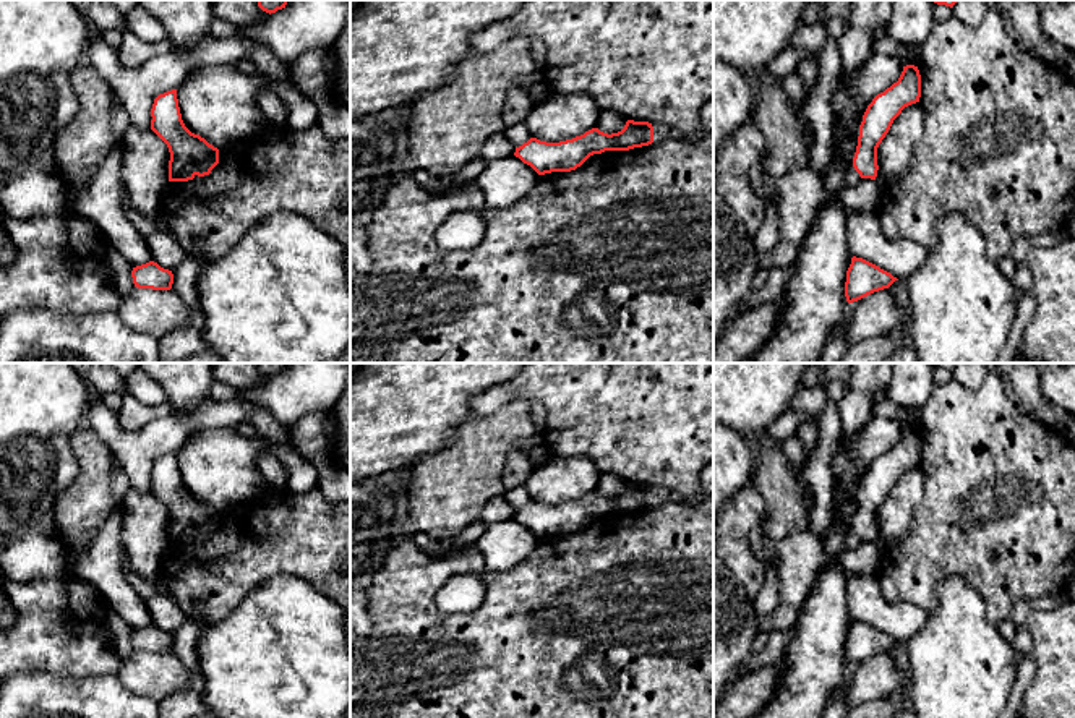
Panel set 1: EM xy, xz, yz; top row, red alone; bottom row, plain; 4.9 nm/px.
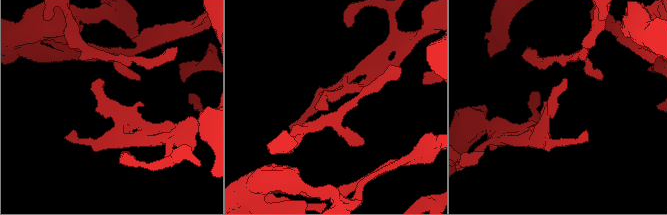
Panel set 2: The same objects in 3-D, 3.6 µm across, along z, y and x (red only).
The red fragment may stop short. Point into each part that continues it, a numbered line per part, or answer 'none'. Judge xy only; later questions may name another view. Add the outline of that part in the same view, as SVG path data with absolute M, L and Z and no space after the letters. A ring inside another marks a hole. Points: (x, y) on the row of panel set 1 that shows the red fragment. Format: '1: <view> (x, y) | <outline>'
none

